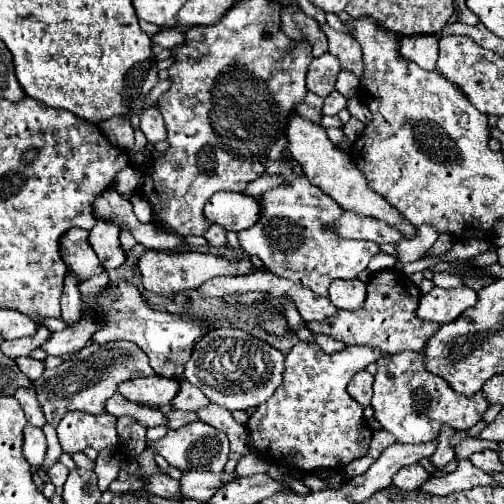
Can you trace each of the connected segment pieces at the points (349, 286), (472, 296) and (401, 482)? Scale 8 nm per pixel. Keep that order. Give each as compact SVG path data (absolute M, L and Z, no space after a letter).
M358 278L336 280L330 286L330 300L340 310L360 310L366 300L366 284Z
M434 286L428 294L422 294L416 314L420 314L420 318L424 320L446 324L456 320L464 310L476 306L476 302L478 294L468 286L458 286L450 290Z
M412 464L412 466L396 472L392 486L398 490L404 490L404 492L412 492L412 490L418 490L426 480L428 480L428 472L420 464Z

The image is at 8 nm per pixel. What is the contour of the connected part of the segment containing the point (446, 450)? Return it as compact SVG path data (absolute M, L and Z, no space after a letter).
M444 426L444 430L440 430L440 436L438 436L438 440L440 440L440 446L438 446L438 450L430 456L430 462L432 462L432 466L434 466L434 472L432 472L432 476L434 478L442 478L444 474L446 474L446 464L450 462L450 460L454 460L454 450L448 446L448 438L454 434L456 430L448 430L448 426Z

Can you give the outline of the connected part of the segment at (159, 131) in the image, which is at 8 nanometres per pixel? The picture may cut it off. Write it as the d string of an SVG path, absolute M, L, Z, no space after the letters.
M156 106L144 108L140 114L140 128L146 134L148 144L154 144L158 140L166 140L166 128L164 128L164 118Z

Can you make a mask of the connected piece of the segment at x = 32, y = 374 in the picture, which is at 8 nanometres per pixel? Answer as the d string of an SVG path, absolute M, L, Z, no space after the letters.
M20 356L20 358L14 358L16 364L20 366L20 370L30 378L30 380L38 380L40 374L44 372L44 362L40 360L34 360L30 356Z

